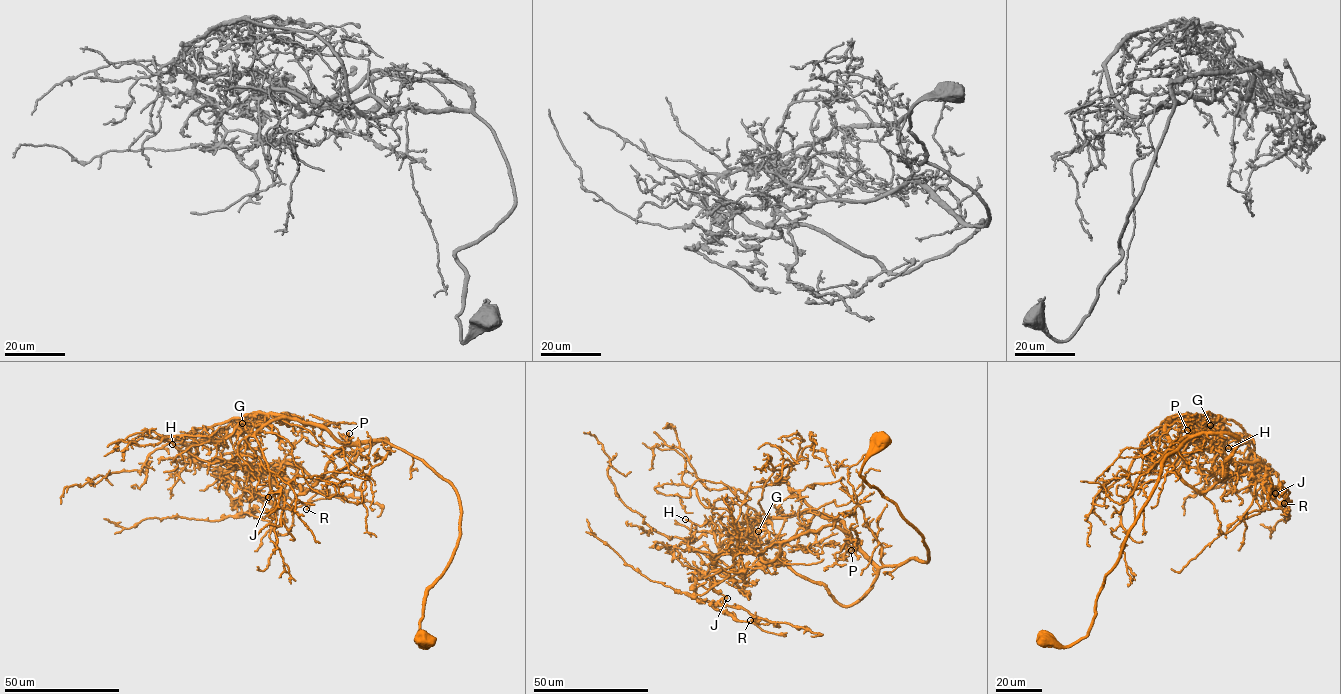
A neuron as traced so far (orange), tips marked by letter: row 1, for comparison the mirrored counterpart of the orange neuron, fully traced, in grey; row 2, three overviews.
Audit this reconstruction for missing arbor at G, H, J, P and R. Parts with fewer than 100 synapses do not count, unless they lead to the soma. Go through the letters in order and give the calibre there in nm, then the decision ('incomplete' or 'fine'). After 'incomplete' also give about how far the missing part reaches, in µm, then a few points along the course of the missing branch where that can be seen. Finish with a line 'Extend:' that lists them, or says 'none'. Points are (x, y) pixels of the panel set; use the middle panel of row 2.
G: 400 nm | fine
H: 320 nm | fine
J: 360 nm | fine
P: 200 nm | fine
R: 380 nm | fine
Extend: none

